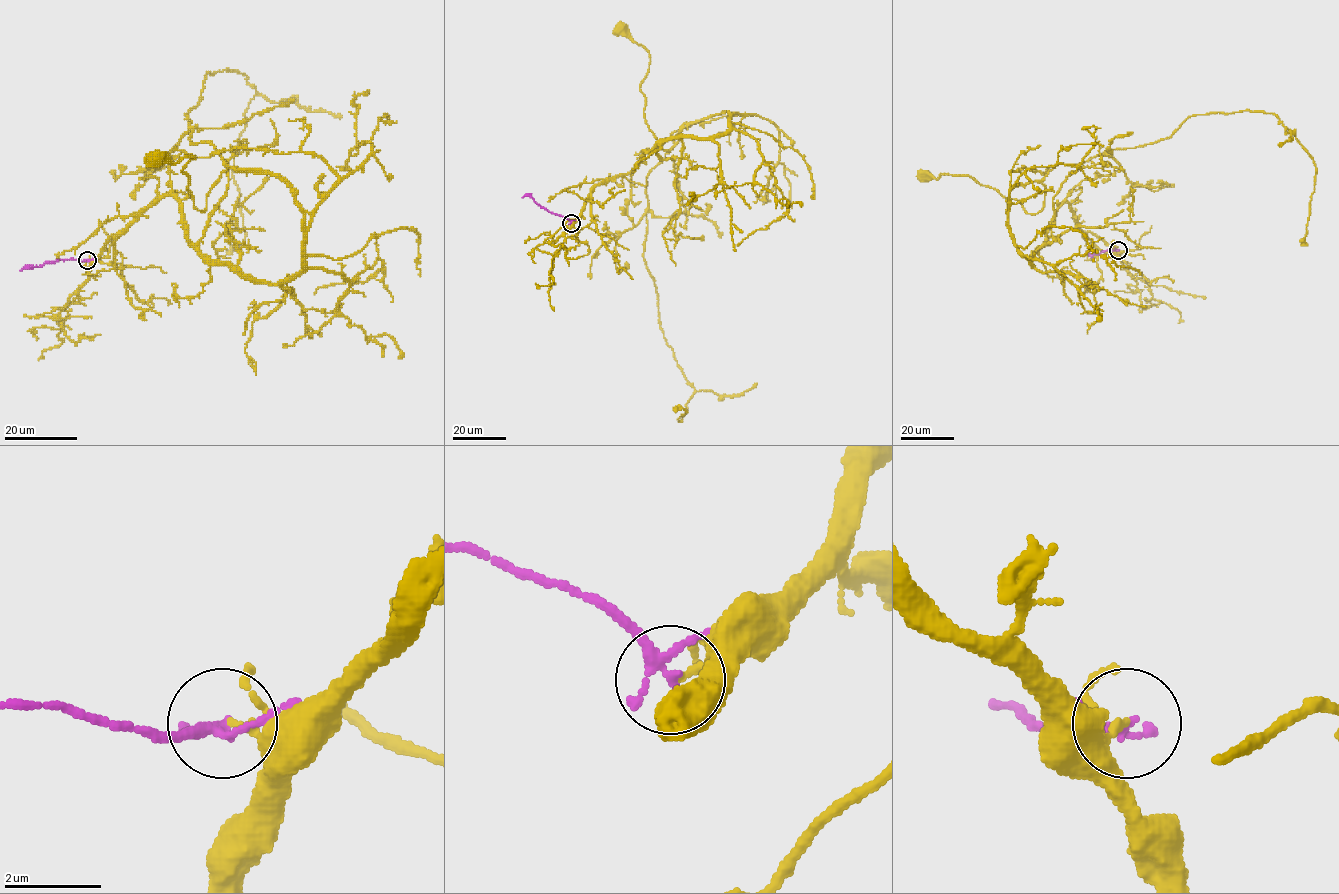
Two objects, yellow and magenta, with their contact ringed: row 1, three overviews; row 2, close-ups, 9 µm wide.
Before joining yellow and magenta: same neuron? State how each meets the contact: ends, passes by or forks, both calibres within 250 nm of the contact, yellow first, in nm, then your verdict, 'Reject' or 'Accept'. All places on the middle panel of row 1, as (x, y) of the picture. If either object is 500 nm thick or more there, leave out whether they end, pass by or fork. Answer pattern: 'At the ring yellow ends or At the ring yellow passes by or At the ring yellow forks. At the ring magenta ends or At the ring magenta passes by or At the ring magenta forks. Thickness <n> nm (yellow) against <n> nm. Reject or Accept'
At the ring yellow ends. At the ring magenta forks. Thickness 140 nm (yellow) against 150 nm. Reject

